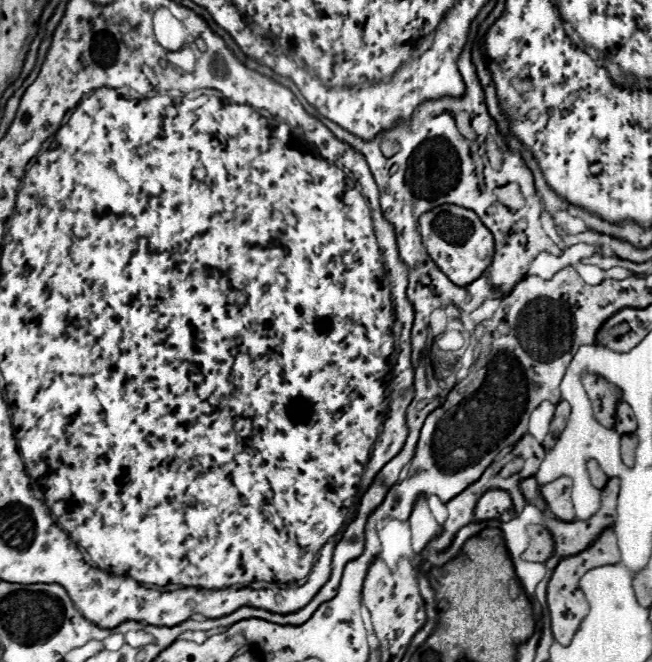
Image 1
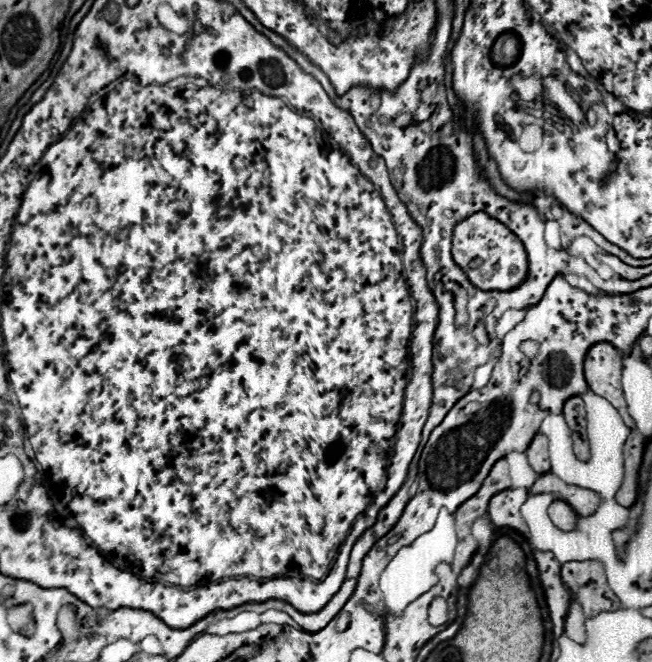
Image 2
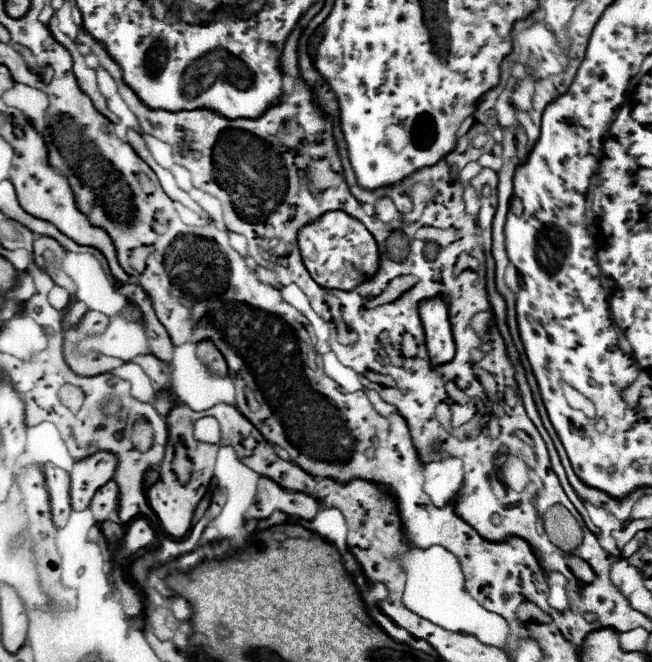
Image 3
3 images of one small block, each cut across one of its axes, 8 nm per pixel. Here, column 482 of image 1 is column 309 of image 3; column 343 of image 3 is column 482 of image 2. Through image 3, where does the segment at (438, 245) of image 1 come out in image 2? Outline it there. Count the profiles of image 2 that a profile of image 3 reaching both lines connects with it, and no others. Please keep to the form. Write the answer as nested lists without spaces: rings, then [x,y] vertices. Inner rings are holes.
[[[474,212],[468,218],[456,222],[452,230],[452,258],[454,262],[462,268],[466,278],[480,290],[510,290],[526,278],[526,268],[528,268],[528,258],[522,242],[496,218],[490,218],[486,212]]]

